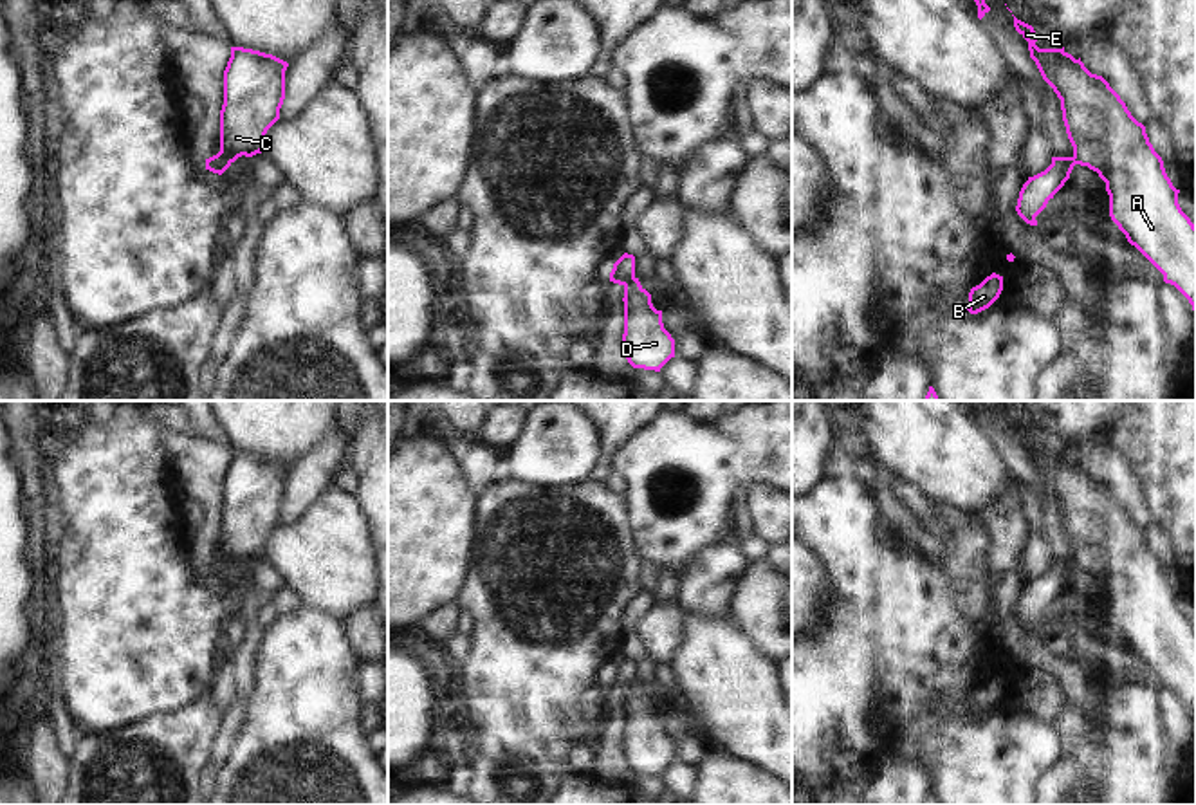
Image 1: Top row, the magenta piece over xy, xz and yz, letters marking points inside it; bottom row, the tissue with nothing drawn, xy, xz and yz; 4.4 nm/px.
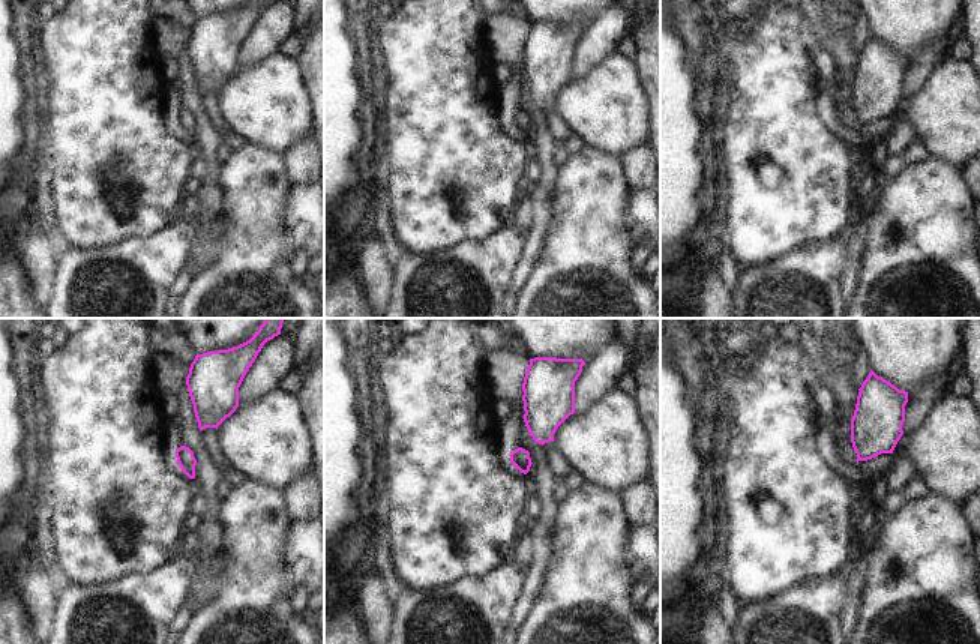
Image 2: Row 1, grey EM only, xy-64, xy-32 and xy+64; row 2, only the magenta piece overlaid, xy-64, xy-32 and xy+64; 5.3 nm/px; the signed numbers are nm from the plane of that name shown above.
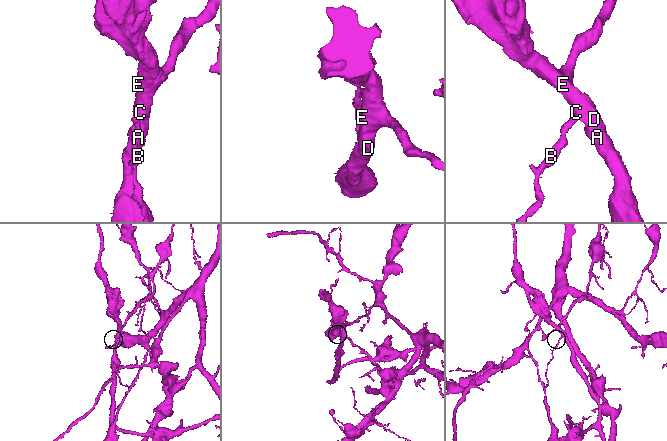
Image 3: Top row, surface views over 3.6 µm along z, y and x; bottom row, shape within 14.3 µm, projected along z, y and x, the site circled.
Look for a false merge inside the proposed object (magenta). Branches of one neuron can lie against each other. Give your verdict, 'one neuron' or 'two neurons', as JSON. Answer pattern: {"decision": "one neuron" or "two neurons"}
{"decision": "two neurons"}

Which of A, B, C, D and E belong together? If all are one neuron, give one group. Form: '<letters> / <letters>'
A C D E / B

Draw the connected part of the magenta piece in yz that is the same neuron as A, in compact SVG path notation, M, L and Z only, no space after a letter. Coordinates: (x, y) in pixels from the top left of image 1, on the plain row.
M1014 421L1016 435L1028 446L1030 462L1061 504L1063 525L1073 551L1075 569L1088 570L1106 587L1109 621L1162 679L1192 709L1196 720L1196 630L1182 615L1178 597L1155 556L1145 531L1138 527L1109 487L1063 453L1039 453L1032 430Z

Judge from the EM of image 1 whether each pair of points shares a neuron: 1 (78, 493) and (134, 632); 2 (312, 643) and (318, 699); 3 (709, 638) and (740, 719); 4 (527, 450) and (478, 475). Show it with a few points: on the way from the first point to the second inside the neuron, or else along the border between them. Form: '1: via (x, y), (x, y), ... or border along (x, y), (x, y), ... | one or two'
1: via (112, 527), (121, 536), (121, 585), (125, 598) | one
2: via (312, 657), (312, 684) | one
3: via (713, 657), (717, 670), (738, 699) | one
4: border along (504, 450), (506, 475) | two

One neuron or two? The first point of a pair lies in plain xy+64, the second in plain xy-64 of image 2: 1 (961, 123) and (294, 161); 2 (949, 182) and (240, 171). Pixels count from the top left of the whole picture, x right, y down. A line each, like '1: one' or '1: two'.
1: two
2: one

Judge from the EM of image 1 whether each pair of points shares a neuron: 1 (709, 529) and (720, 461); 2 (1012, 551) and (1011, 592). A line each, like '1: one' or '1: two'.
1: one
2: one

